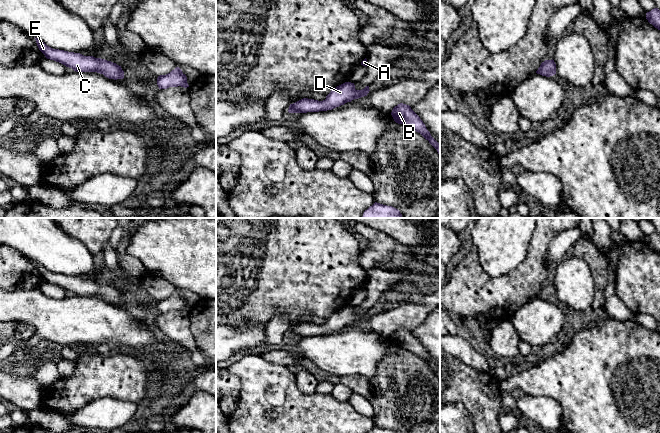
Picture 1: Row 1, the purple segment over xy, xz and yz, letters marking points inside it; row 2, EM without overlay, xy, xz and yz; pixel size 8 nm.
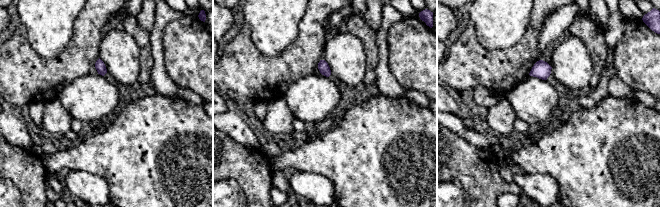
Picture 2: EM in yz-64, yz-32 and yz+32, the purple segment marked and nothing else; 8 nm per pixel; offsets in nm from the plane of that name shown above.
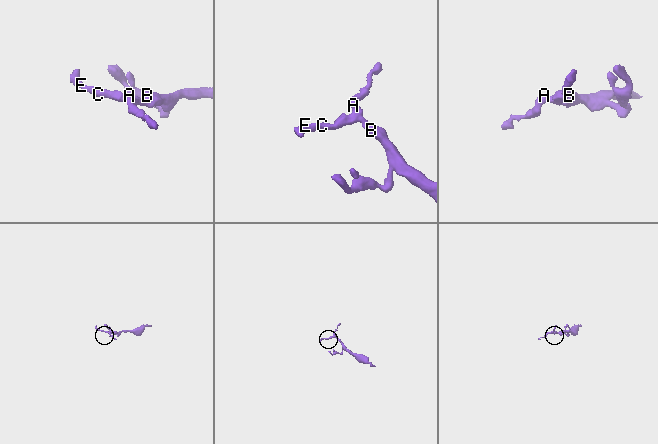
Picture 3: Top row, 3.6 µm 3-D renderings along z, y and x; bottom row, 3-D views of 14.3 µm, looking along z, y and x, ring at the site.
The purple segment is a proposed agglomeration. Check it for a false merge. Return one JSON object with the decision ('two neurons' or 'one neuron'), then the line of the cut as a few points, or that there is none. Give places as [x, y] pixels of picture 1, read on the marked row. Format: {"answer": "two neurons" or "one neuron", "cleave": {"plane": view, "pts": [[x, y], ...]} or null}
{"answer": "one neuron", "cleave": null}

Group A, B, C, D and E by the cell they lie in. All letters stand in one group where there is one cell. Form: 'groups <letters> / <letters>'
groups A B C D E

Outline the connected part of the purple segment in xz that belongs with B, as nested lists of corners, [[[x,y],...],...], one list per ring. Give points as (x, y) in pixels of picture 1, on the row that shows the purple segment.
[[[400,103],[391,112],[394,121],[403,124],[420,133],[437,150],[440,156],[440,144],[431,136],[420,117],[409,105]]]

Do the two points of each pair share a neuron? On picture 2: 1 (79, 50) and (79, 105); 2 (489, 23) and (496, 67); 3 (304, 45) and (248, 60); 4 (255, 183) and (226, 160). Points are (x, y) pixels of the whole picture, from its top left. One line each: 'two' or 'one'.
1: two
2: two
3: one
4: one

